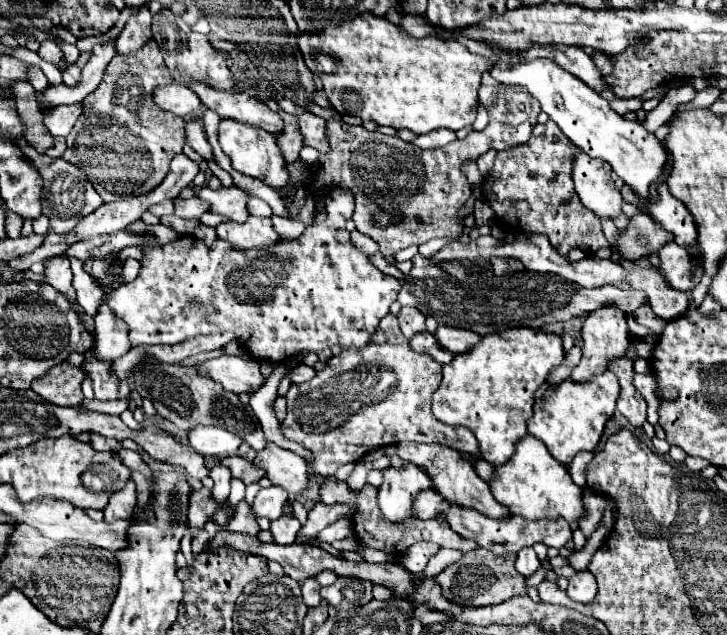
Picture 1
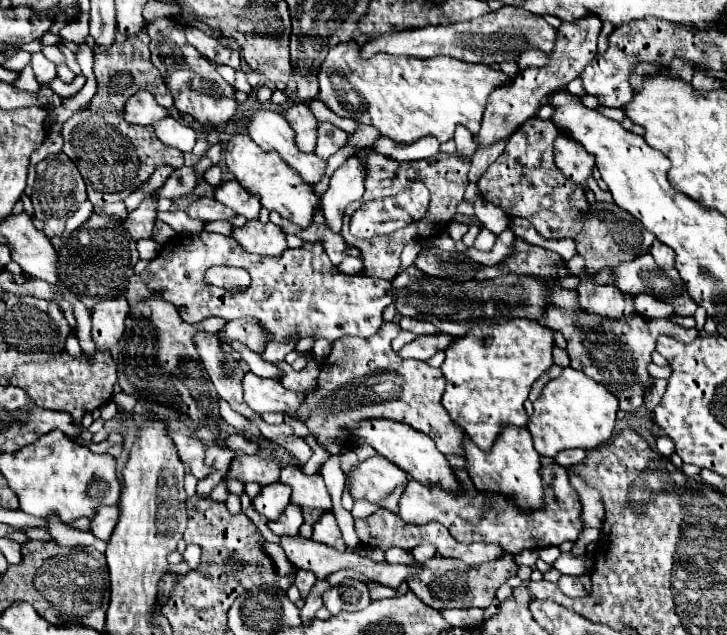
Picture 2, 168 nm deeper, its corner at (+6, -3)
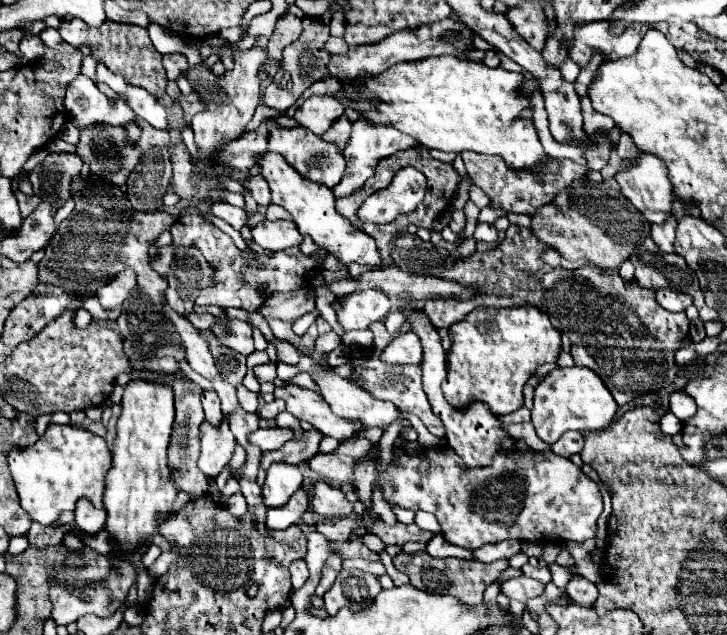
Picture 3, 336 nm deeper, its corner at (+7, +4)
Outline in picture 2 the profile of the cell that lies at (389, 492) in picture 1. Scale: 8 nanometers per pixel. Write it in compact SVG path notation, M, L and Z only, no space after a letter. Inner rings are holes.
M382 456L368 458L358 462L356 466L346 472L346 480L350 484L350 494L354 500L370 500L380 502L384 500L396 486L406 484L408 476L396 464L388 462Z

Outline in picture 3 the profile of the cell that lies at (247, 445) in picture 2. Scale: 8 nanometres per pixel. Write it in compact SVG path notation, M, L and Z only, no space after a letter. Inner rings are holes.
M269 427L269 429L257 429L253 431L247 441L251 445L257 445L261 451L273 451L279 449L285 441L291 439L289 429L279 429L279 427Z

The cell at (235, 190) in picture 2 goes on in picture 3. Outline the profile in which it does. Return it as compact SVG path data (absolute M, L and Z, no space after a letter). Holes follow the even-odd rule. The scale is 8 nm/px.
M261 175L245 177L241 181L241 187L245 193L249 193L257 201L257 205L269 205L269 187Z

